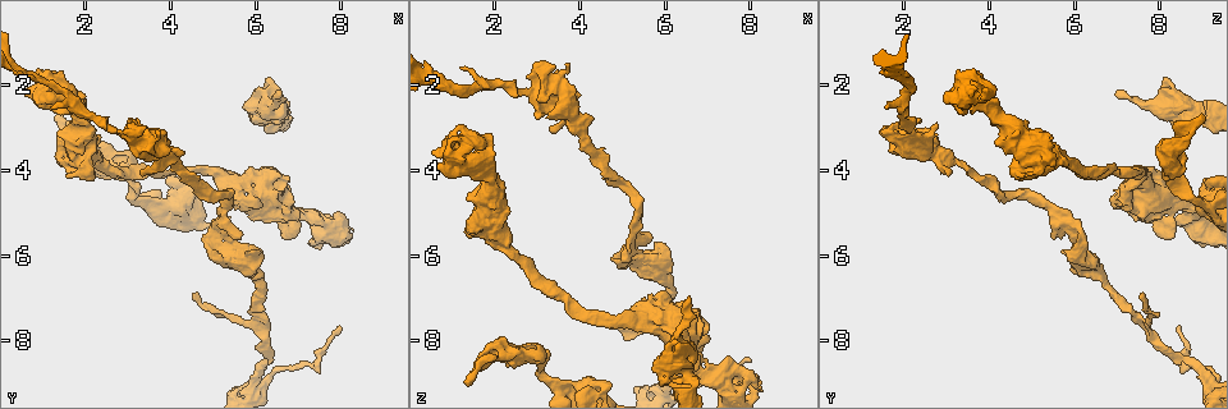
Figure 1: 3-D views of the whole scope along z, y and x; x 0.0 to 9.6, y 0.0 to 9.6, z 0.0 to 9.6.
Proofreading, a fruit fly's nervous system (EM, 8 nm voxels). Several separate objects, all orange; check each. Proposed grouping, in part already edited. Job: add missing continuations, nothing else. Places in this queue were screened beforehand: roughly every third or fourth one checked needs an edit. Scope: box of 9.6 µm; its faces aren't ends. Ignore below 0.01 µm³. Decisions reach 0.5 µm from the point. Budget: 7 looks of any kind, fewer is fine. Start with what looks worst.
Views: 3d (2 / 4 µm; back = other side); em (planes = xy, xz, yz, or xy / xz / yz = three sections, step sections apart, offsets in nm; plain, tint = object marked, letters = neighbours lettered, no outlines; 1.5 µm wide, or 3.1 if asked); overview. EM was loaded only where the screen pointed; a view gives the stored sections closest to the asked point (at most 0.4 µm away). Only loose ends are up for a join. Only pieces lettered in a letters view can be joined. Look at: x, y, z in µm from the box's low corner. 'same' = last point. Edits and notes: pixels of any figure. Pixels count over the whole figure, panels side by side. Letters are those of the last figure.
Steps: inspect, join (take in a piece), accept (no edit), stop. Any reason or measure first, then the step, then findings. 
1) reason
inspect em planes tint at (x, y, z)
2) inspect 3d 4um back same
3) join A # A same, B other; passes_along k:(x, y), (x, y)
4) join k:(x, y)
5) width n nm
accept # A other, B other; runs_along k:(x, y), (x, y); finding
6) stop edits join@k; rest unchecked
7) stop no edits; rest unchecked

an open end
inspect em planes letters at (0.95, 1.75, 3.25)

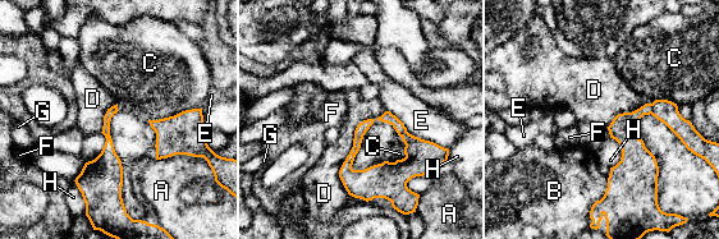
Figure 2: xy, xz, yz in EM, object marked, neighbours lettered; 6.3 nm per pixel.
accept # A other, B other, C other, D other, E other, F other, G other, H other; none of them fits

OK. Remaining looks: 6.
thick end
inspect 3d 2um at (3.70, 3.10, 1.50)

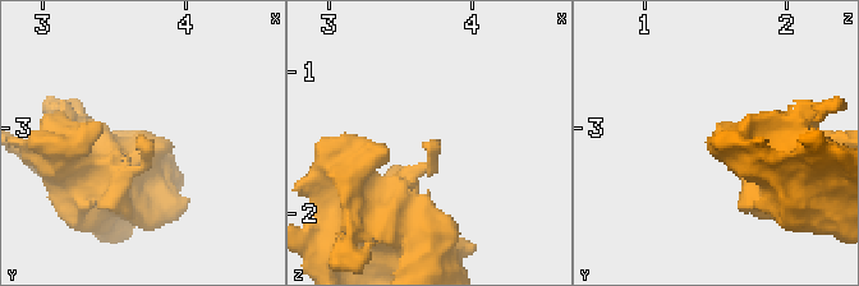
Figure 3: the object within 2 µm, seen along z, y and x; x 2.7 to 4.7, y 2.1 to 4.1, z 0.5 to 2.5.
inspect em xz step 8 tint at (3.68, 3.06, 1.50)

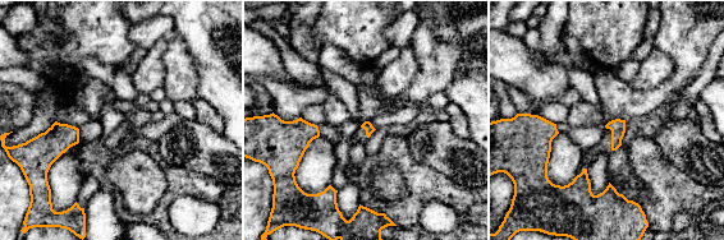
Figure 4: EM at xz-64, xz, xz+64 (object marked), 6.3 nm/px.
inspect em planes letters same

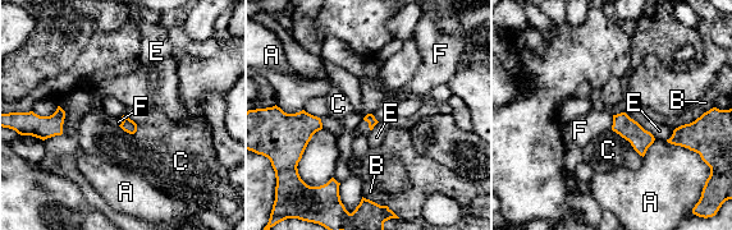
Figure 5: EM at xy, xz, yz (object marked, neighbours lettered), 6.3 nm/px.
accept # A other, B other, C other, E other, F other; border 5:(613, 115), (611, 128); none of them fits

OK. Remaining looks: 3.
free end
inspect 3d 4um at (6.70, 4.35, 8.75)

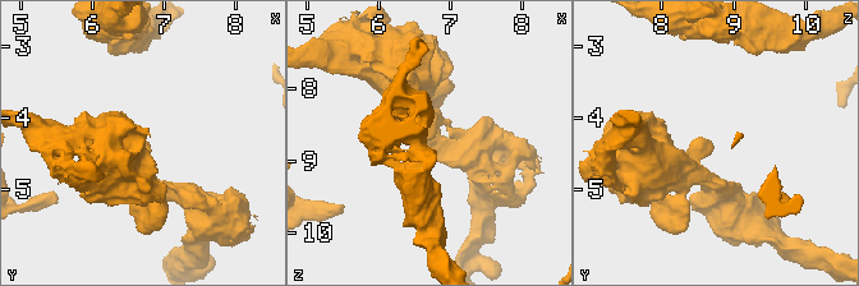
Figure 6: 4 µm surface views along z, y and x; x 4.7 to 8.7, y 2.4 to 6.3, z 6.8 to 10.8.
arm_widths 190, 420 nm; shape alone is not enough
inspect em planes plain at (6.65, 4.30, 8.70)

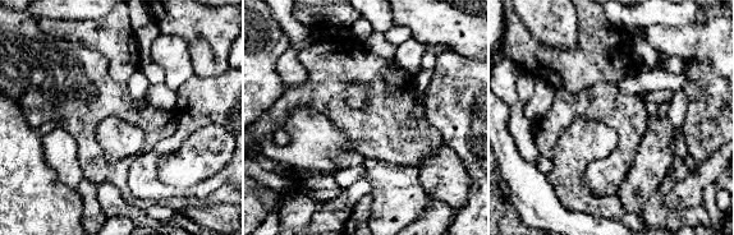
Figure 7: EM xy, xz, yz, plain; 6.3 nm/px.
inspect em planes letters same

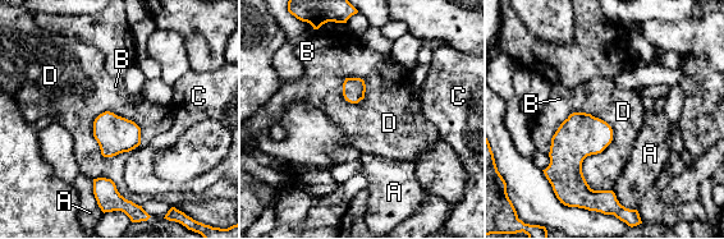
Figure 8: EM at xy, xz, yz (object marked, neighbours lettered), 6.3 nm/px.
accept # A other, B other, C other, D other; border 8:(92, 122), (131, 119), (141, 143); no lettered piece goes on from it

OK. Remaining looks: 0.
stop no edits; rest unchecked

